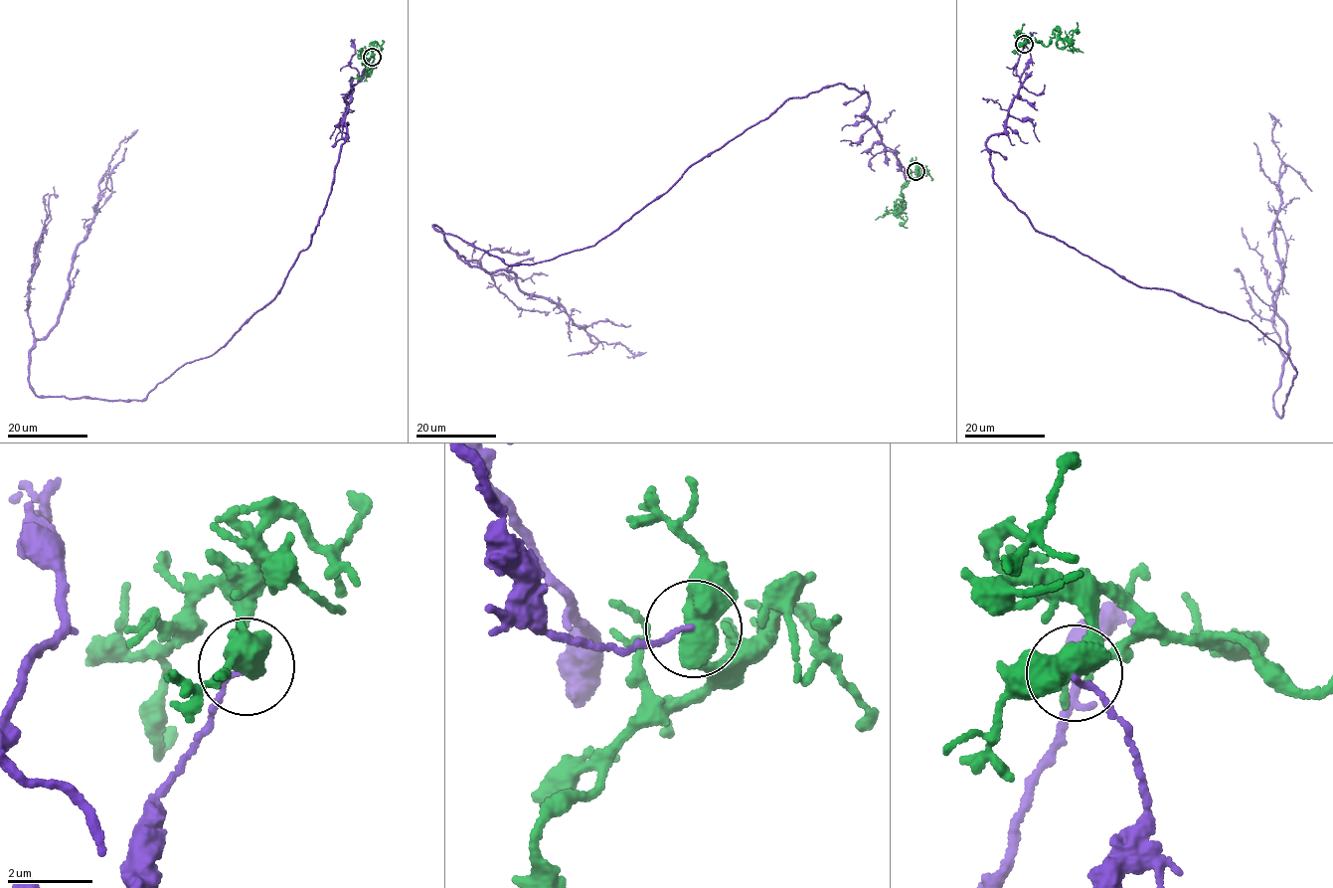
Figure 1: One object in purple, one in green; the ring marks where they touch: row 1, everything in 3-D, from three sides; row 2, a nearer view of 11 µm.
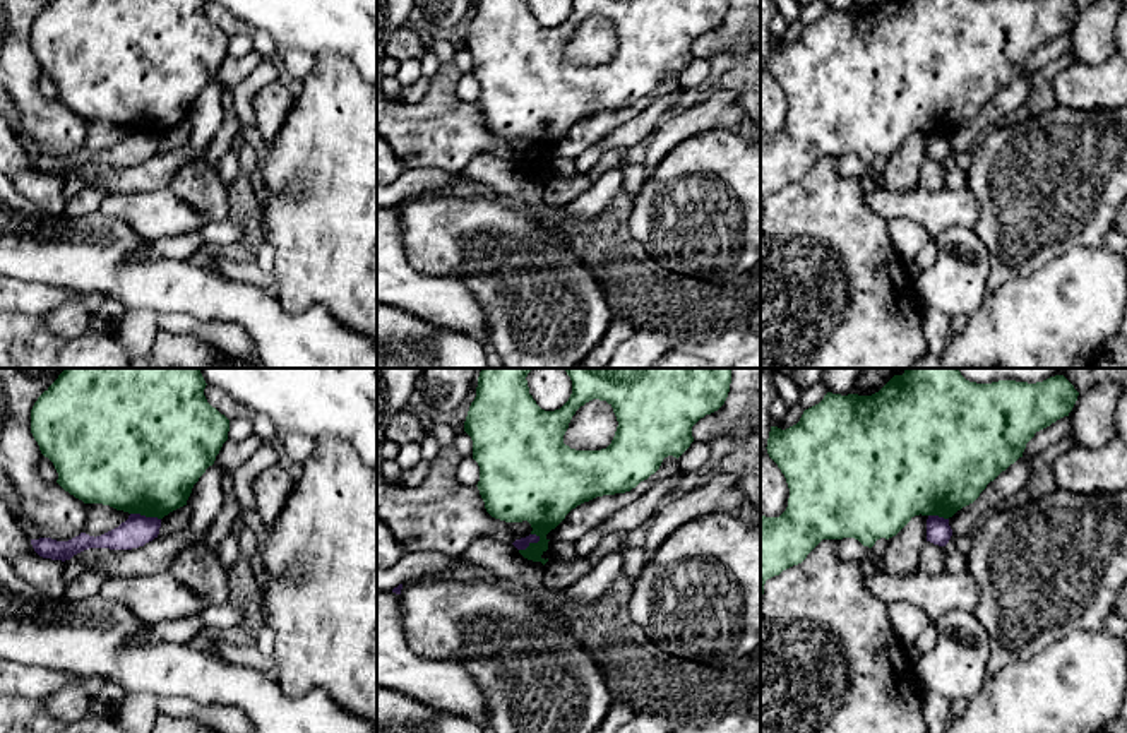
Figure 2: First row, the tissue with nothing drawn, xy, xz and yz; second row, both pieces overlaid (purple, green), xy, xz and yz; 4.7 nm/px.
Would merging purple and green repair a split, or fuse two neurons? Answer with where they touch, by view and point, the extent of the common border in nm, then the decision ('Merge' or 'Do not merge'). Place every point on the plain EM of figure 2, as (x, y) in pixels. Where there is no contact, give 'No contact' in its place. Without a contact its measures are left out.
Touches purple at xz (530, 158). Shared border 120 nm. Do not merge

